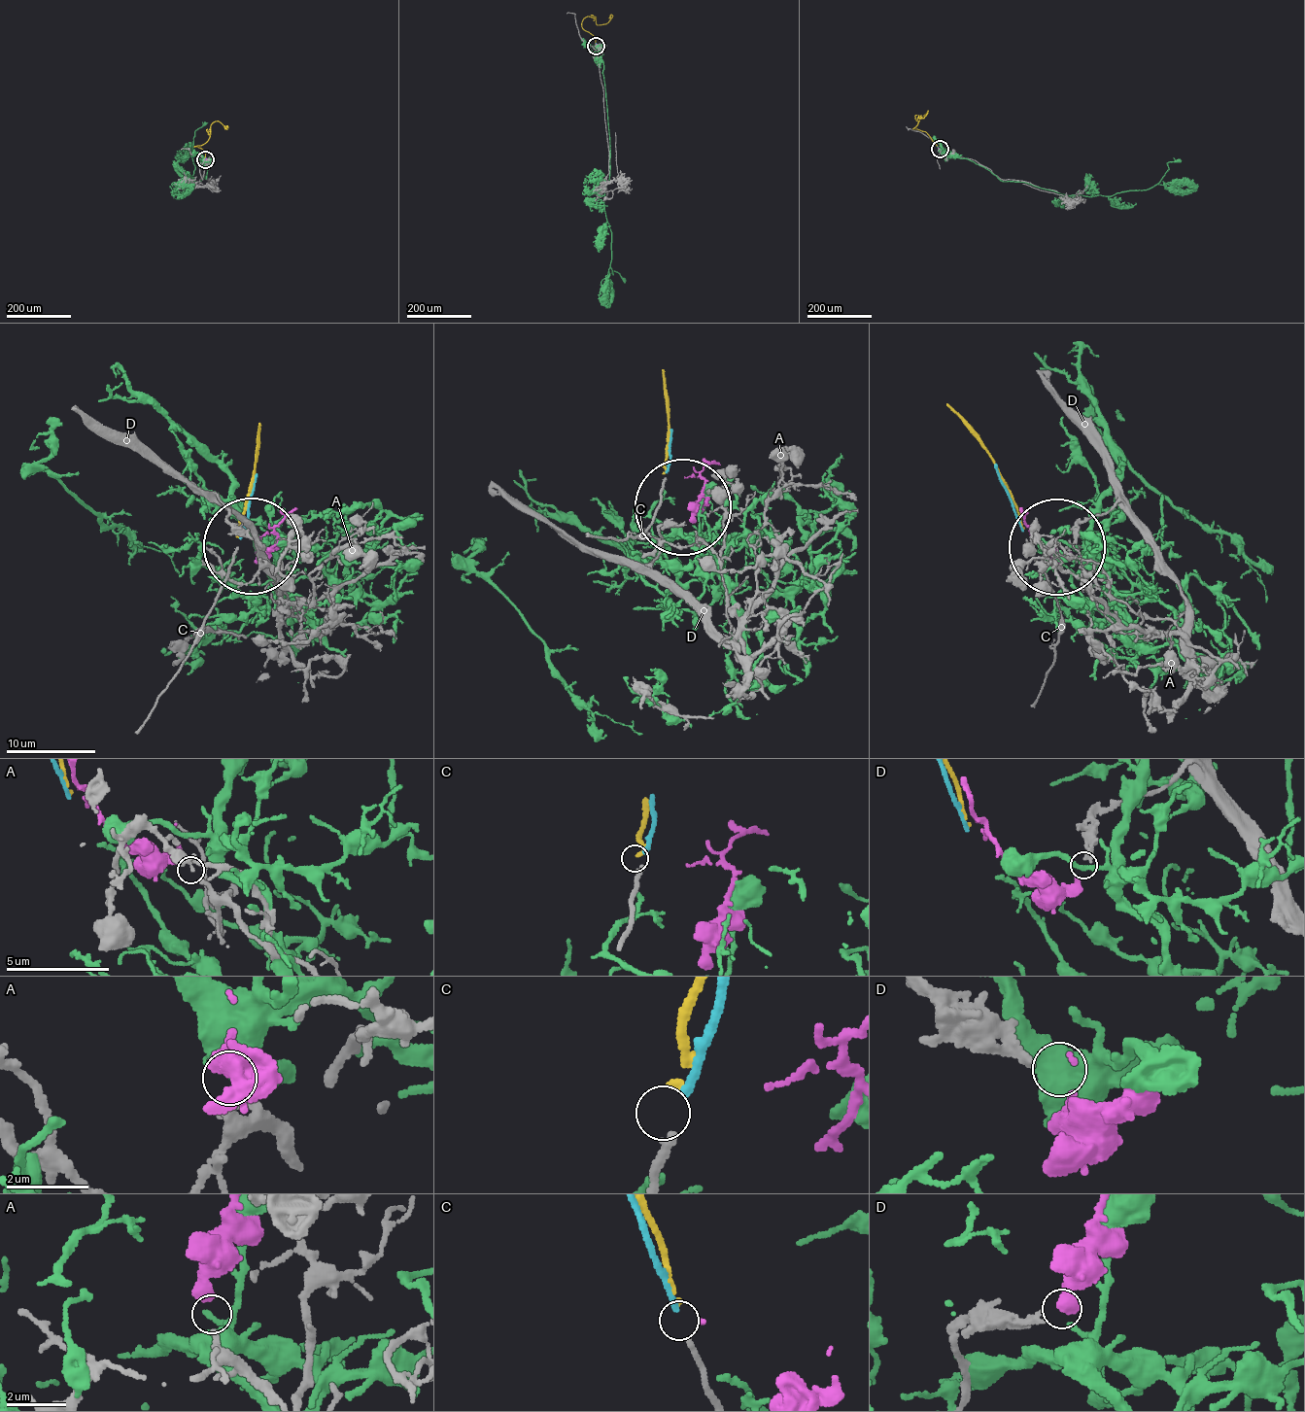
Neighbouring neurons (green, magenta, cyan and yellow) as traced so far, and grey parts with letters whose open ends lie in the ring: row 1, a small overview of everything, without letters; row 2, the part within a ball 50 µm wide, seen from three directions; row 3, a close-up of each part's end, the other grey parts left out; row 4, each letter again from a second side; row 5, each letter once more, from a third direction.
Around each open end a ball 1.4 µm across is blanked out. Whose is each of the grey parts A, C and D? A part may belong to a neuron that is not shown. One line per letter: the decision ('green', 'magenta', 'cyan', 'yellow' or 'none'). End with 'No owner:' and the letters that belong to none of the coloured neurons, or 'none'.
A: magenta
C: yellow
D: none
No owner: D

